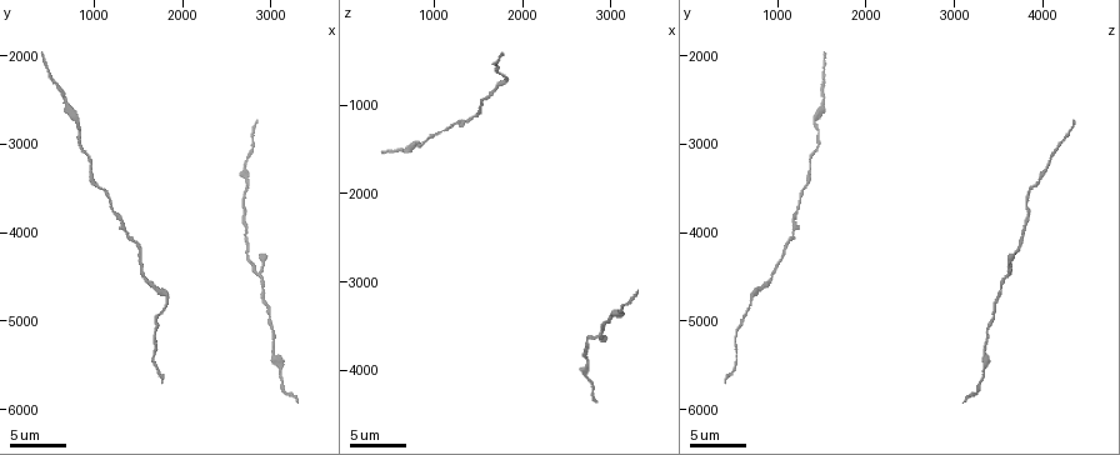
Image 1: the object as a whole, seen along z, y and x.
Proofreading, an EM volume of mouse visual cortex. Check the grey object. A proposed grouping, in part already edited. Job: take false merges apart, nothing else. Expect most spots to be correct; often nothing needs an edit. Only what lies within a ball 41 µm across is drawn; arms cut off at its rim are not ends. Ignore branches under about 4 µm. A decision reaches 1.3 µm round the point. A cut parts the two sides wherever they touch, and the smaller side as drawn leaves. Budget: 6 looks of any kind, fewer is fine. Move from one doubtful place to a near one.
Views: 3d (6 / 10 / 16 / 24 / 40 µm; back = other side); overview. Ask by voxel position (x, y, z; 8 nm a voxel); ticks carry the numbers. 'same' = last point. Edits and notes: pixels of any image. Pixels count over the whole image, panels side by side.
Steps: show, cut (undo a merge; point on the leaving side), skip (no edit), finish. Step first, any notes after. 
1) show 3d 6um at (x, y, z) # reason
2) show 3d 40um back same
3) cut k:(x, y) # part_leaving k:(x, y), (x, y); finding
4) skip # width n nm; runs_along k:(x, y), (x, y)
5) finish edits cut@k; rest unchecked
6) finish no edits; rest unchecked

show 3d 10um at (1300, 3900, 1250)

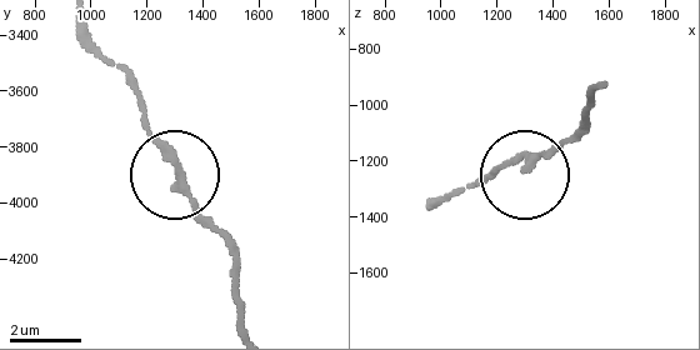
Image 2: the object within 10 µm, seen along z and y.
show 3d 10um back at (1320, 3940, 1220)

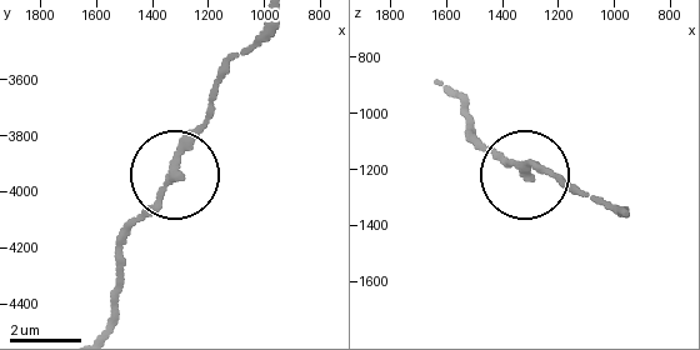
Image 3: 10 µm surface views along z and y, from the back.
skip # runs_along 3:(173, 178), (218, 73); all the same cell

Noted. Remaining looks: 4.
show 3d 10um at (2750, 3500, 3850) # calibre changes

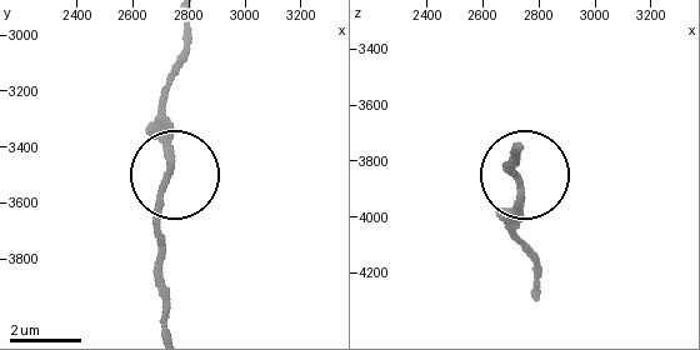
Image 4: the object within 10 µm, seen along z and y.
show 3d 6um at (2730, 3510, 3870)

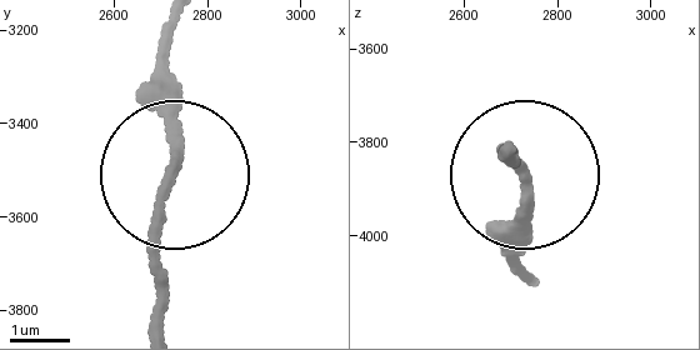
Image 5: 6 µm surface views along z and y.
skip # all the same cell

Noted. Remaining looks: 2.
show 3d 16um at (2750, 4250, 3650)

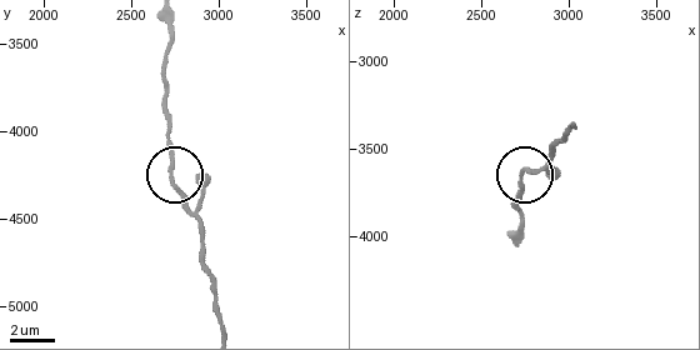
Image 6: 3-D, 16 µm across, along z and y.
show 3d 6um at (2740, 4280, 3640)

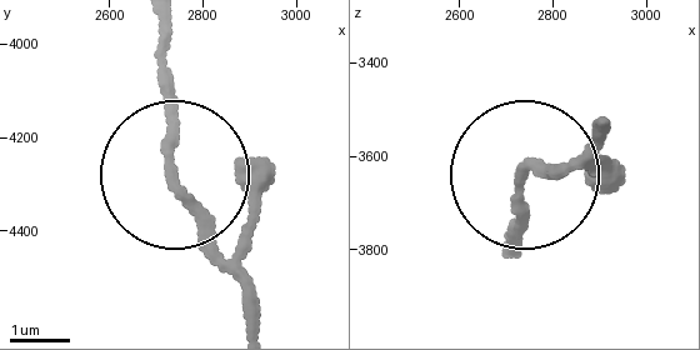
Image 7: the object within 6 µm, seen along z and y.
skip # width 170 nm; continuous, no second cell

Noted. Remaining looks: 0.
finish no edits; rest unchecked

